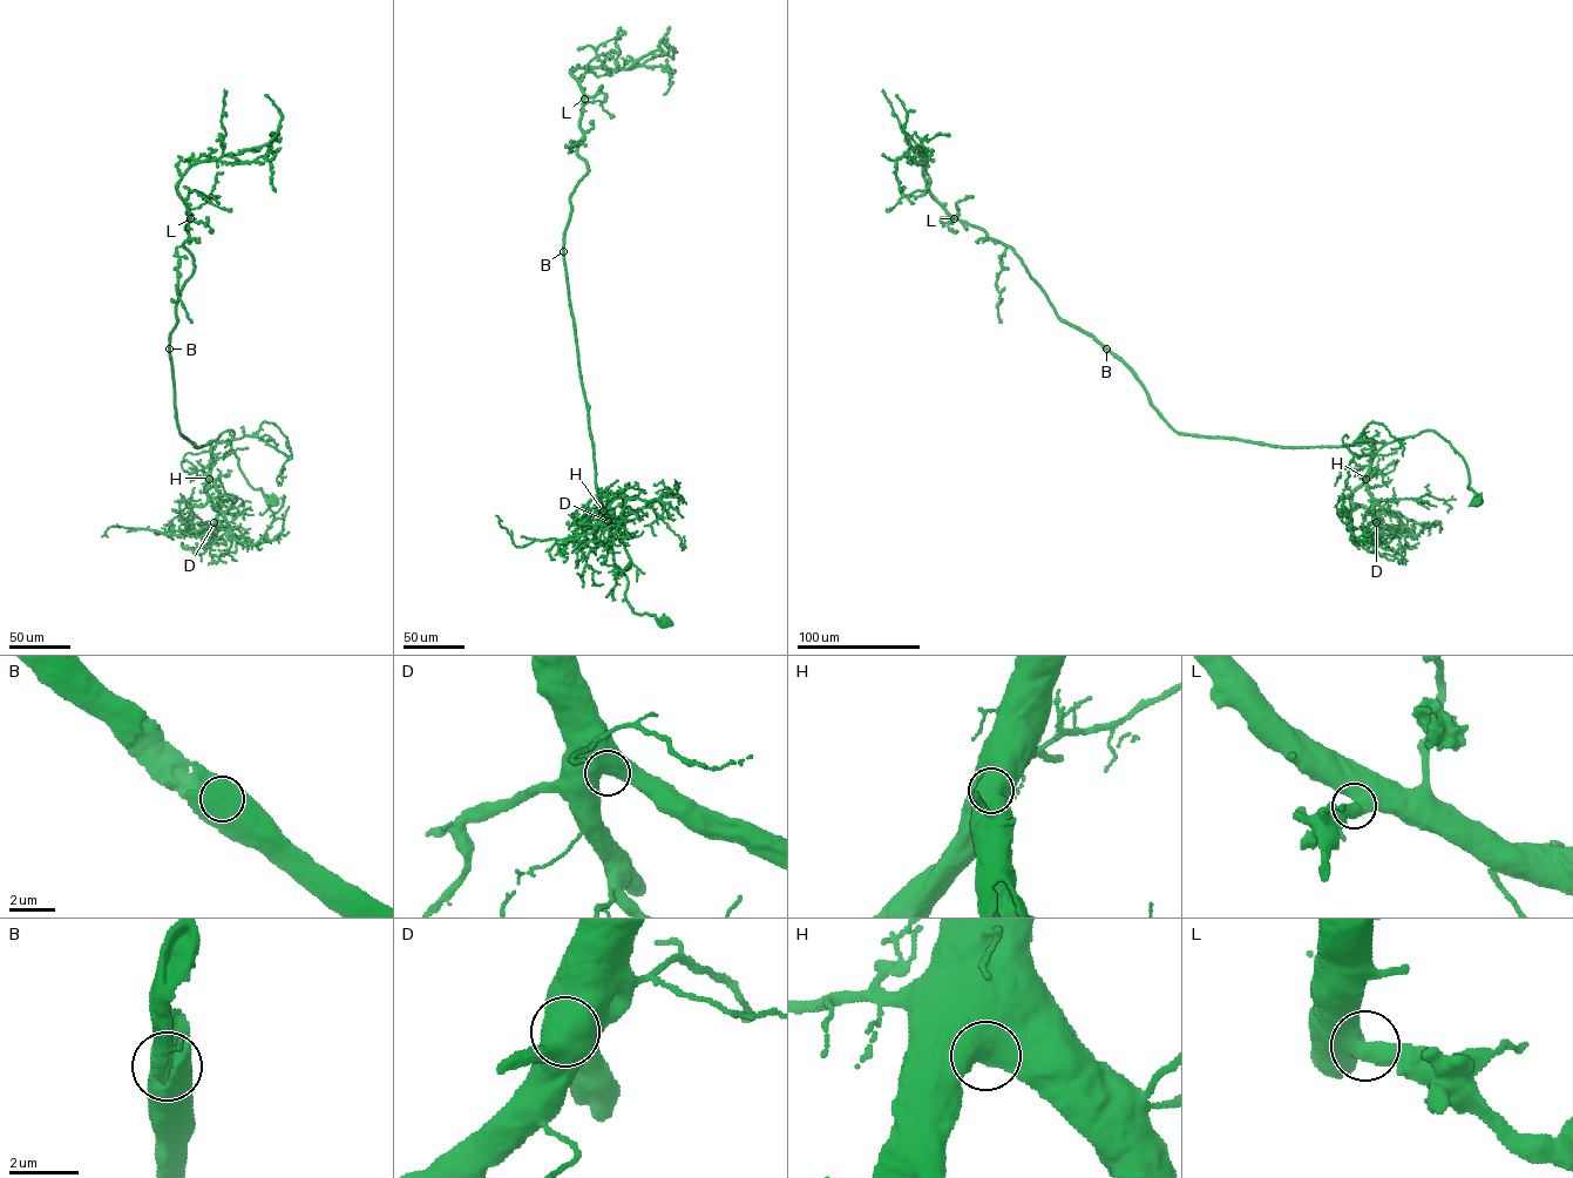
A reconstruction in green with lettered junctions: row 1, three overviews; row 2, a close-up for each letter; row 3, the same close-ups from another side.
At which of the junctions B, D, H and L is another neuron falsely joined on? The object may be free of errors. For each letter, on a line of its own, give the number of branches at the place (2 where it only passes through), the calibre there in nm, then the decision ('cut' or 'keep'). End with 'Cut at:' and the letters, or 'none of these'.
B: branches 1; calibre 1300 nm; keep
D: branches 1; calibre 850 nm; keep
H: branches 1; calibre 950 nm; keep
L: branches 2; calibre 550 nm; keep
Cut at: none of these

